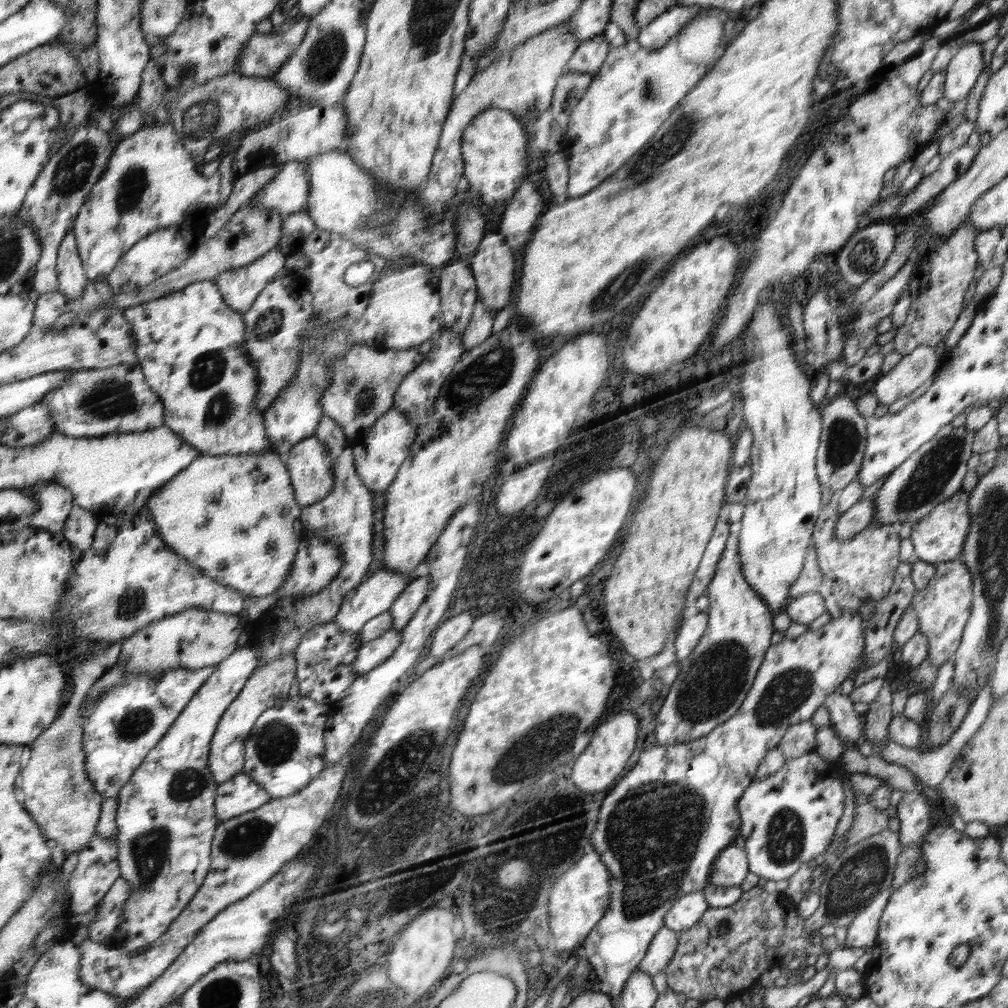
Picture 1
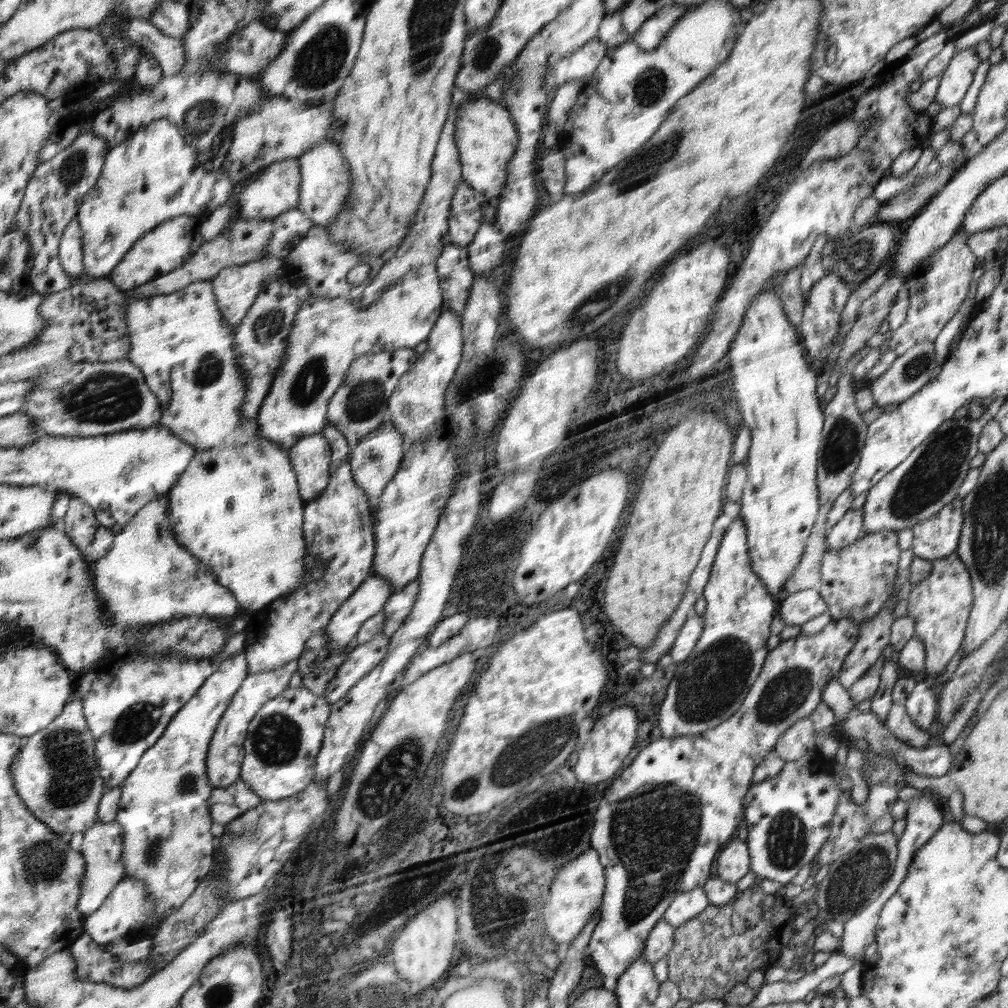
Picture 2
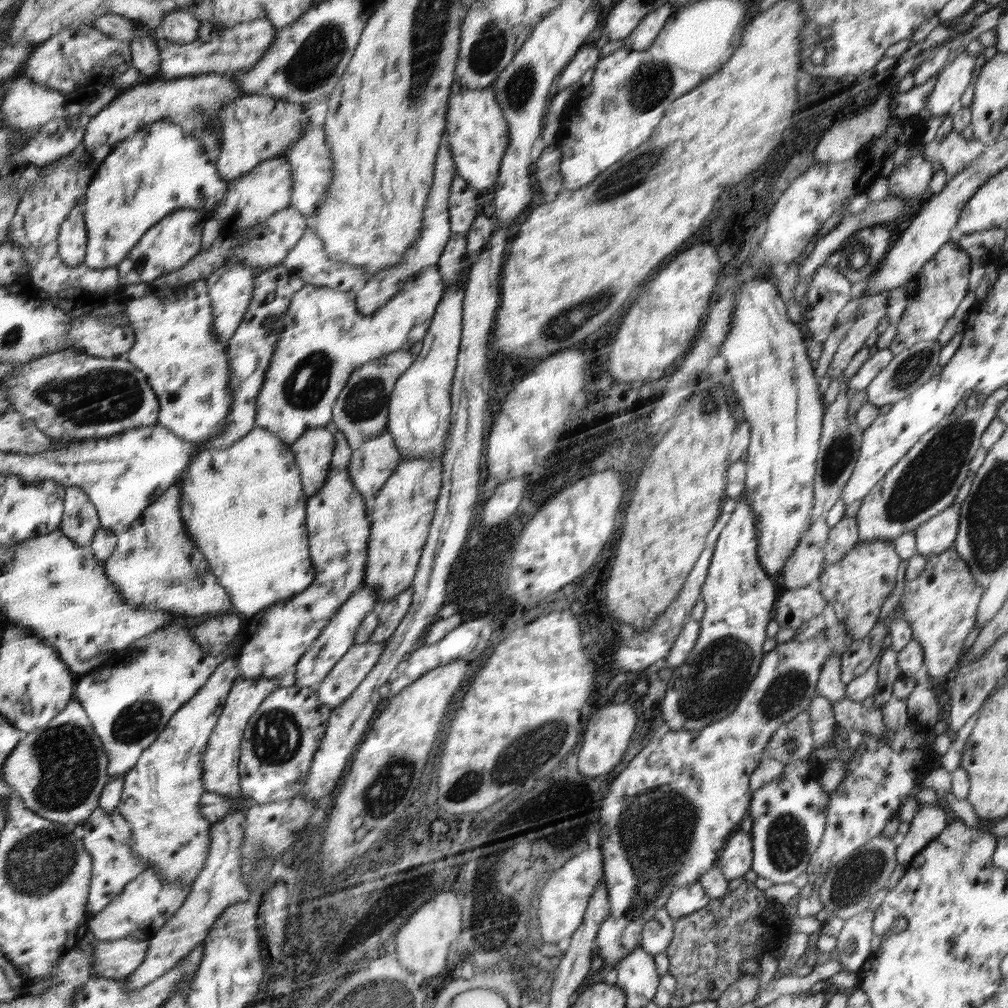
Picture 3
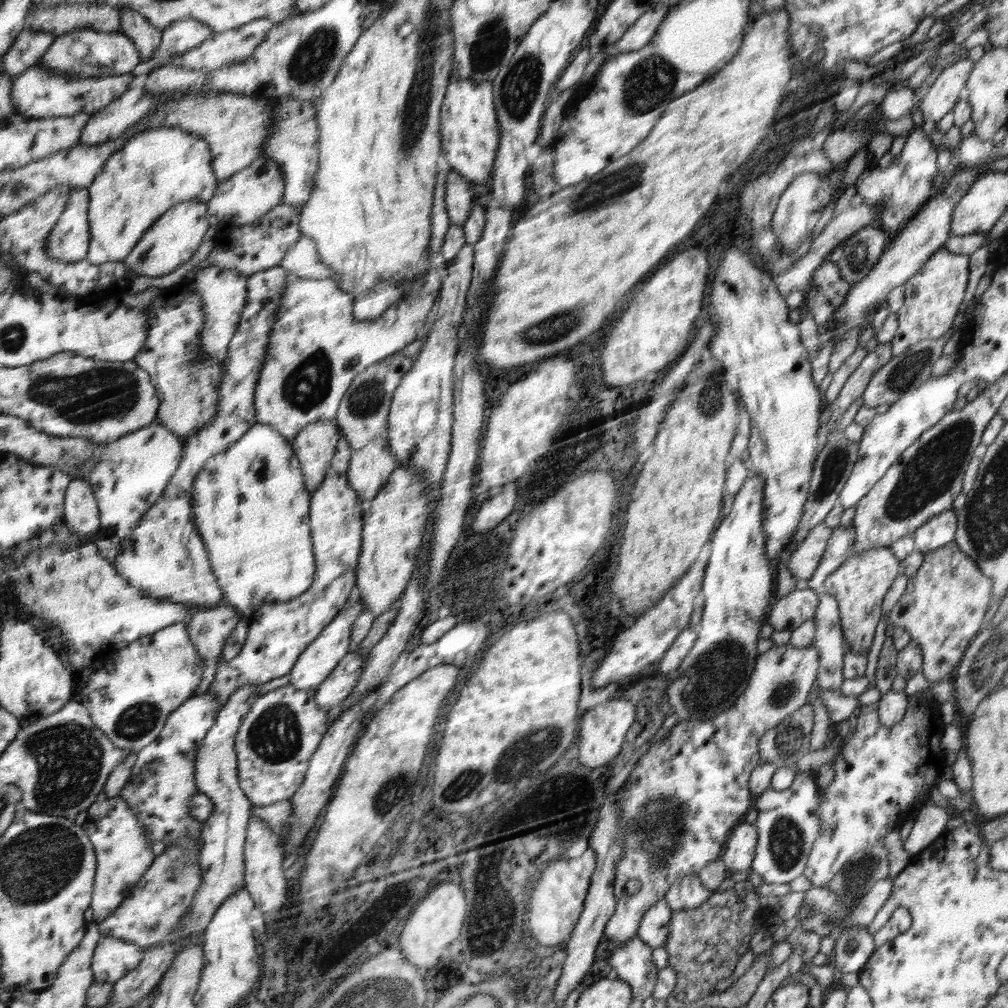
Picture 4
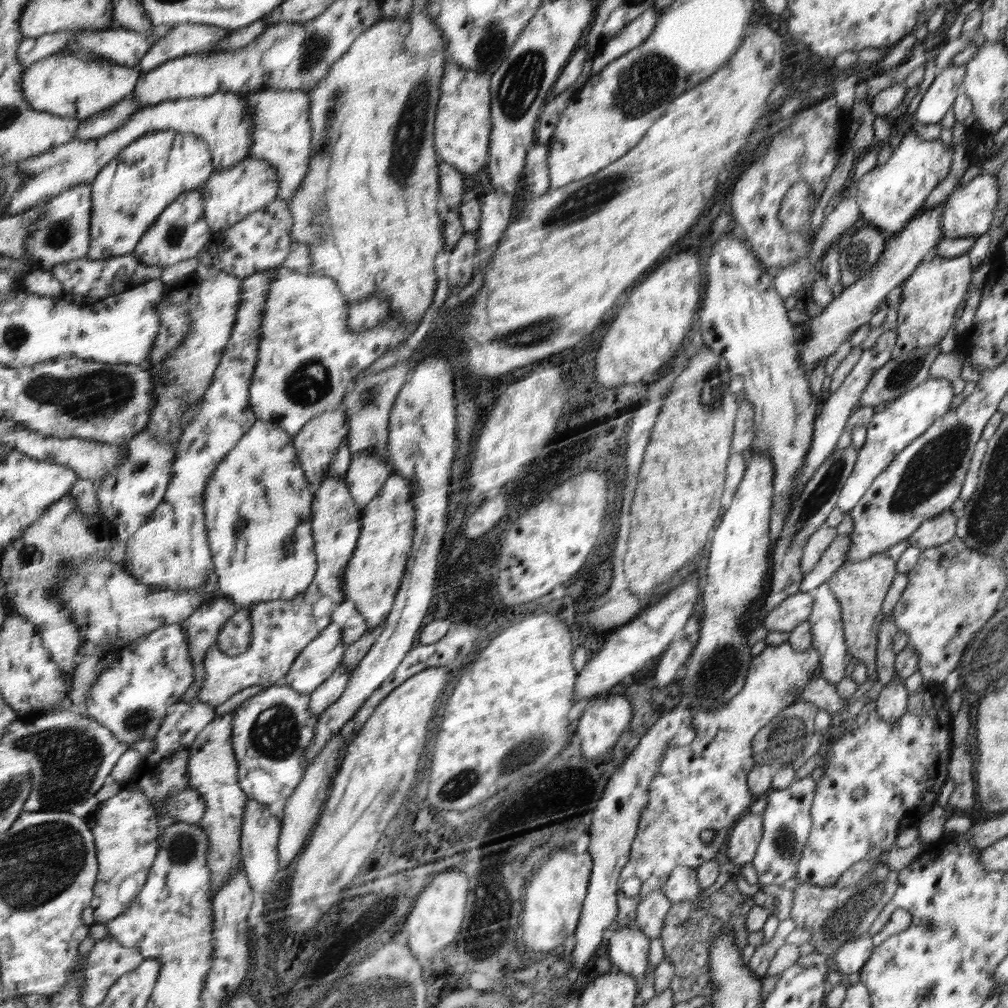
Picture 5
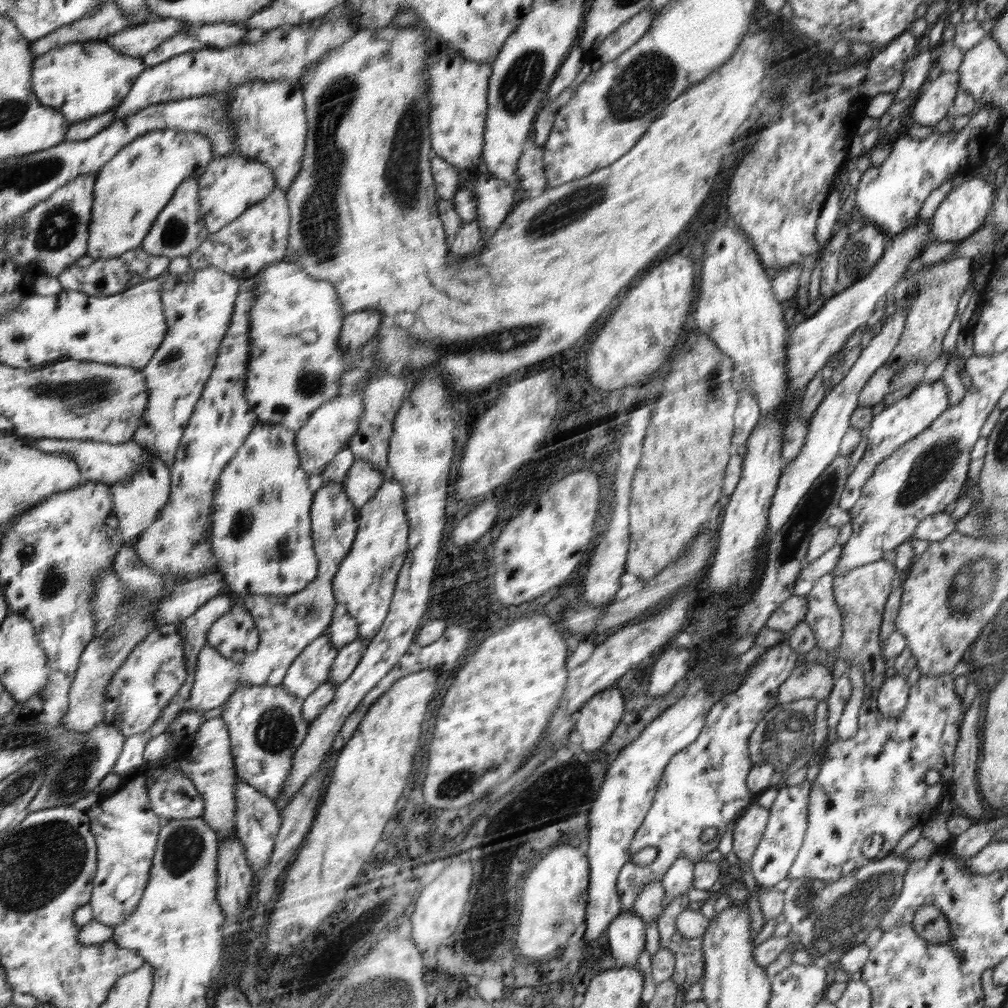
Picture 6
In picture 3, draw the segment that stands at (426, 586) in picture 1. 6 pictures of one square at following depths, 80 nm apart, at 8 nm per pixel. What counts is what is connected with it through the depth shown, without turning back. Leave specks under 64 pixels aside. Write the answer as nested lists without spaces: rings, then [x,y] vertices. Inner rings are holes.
[[[410,586],[406,591],[396,595],[394,599],[386,600],[379,605],[379,623],[376,630],[370,635],[370,642],[383,643],[396,632],[398,625],[412,604],[413,596],[413,588]]]

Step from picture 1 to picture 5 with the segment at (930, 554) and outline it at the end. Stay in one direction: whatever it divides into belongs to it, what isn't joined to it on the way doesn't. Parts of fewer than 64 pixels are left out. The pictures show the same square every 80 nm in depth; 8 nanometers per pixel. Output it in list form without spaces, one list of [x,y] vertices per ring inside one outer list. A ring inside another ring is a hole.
[[[950,510],[942,511],[935,517],[925,520],[907,538],[909,546],[924,550],[945,544],[954,538],[957,522],[958,519]]]

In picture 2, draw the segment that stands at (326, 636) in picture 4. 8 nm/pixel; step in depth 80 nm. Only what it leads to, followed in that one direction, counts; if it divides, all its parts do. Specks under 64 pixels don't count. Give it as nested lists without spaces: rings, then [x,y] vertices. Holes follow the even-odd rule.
[[[376,576],[367,579],[360,590],[356,590],[351,598],[342,604],[331,622],[326,625],[329,655],[348,648],[351,640],[359,634],[363,623],[383,610],[393,591],[387,580]]]

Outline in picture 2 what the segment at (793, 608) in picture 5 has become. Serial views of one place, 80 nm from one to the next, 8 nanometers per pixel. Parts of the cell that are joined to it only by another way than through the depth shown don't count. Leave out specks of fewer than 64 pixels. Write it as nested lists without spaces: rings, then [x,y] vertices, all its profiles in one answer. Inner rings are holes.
[[[818,586],[782,596],[780,616],[785,626],[802,626],[824,612],[827,612],[827,604]]]

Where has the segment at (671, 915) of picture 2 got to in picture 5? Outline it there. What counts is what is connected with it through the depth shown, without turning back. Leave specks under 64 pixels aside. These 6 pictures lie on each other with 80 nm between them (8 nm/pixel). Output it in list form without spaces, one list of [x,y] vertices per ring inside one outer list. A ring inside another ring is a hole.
[[[677,867],[668,877],[663,894],[671,905],[690,902],[694,903],[702,888],[698,886],[696,871],[691,867]]]

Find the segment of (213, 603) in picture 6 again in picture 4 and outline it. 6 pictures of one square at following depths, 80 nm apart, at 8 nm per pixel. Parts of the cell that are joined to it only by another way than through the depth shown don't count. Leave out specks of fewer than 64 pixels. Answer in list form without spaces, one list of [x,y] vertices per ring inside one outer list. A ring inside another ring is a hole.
[[[227,603],[220,604],[218,606],[213,606],[212,608],[200,608],[194,611],[187,619],[188,628],[192,628],[192,644],[196,644],[196,648],[200,648],[200,656],[204,656],[204,684],[200,684],[200,692],[195,692],[196,695],[202,694],[209,690],[212,685],[212,681],[215,680],[216,667],[220,660],[223,660],[223,646],[228,640],[228,637],[232,634],[232,631],[236,628],[236,623],[239,619],[239,613],[236,609],[230,607]]]

